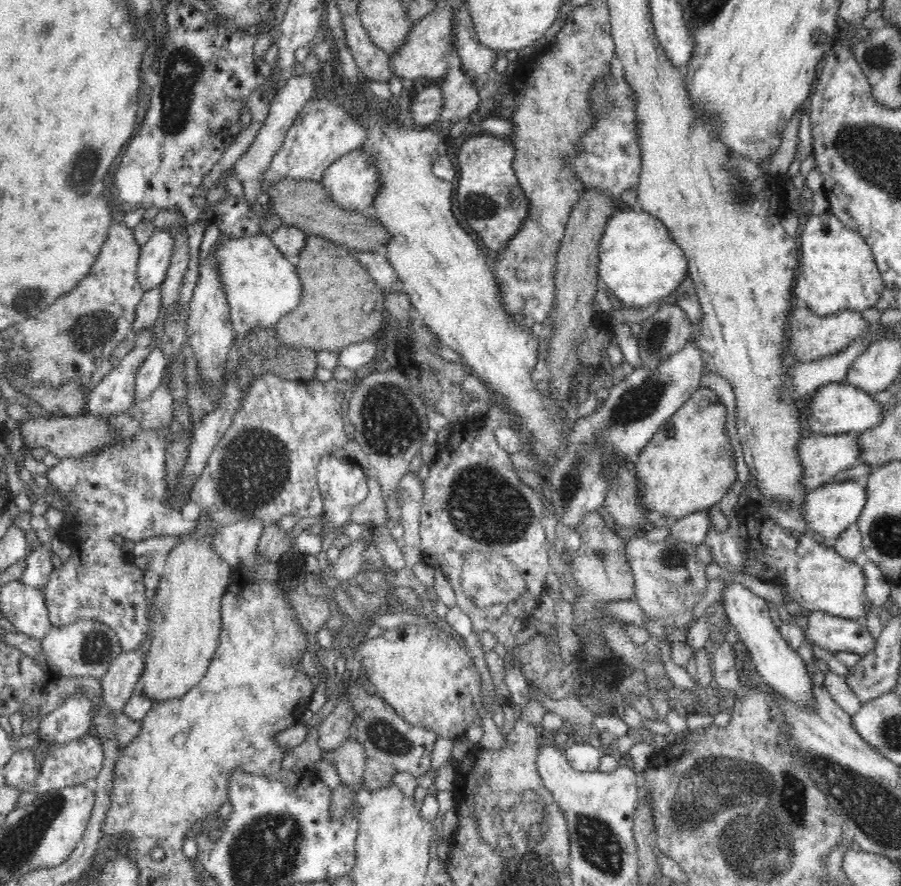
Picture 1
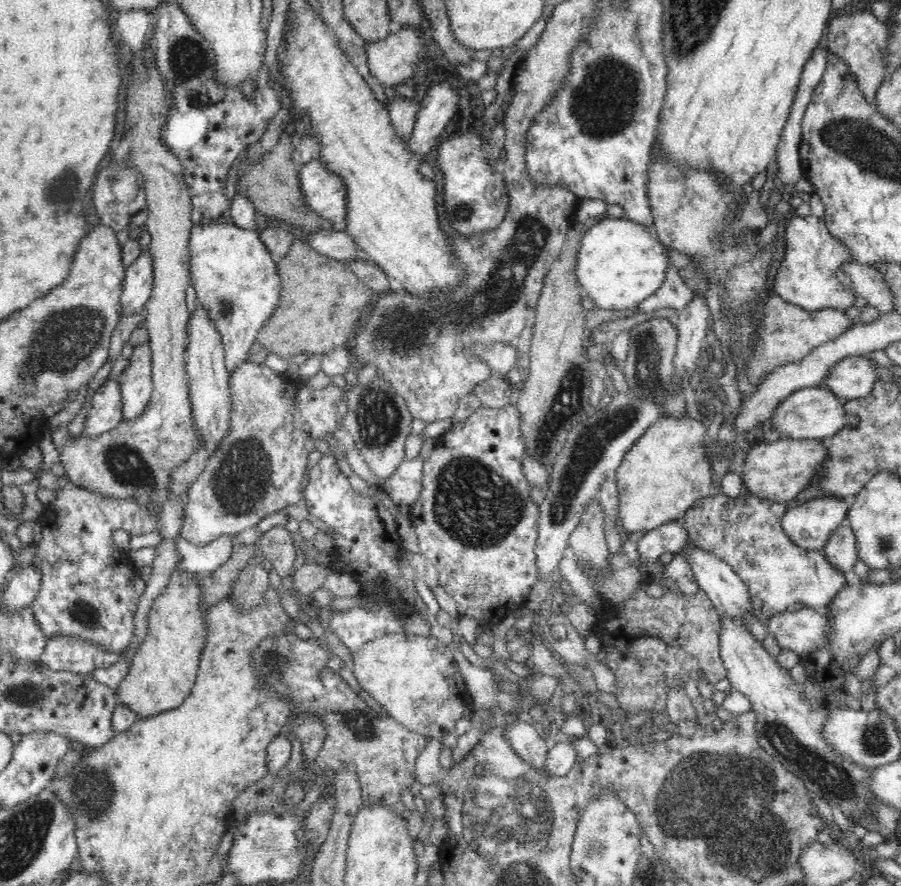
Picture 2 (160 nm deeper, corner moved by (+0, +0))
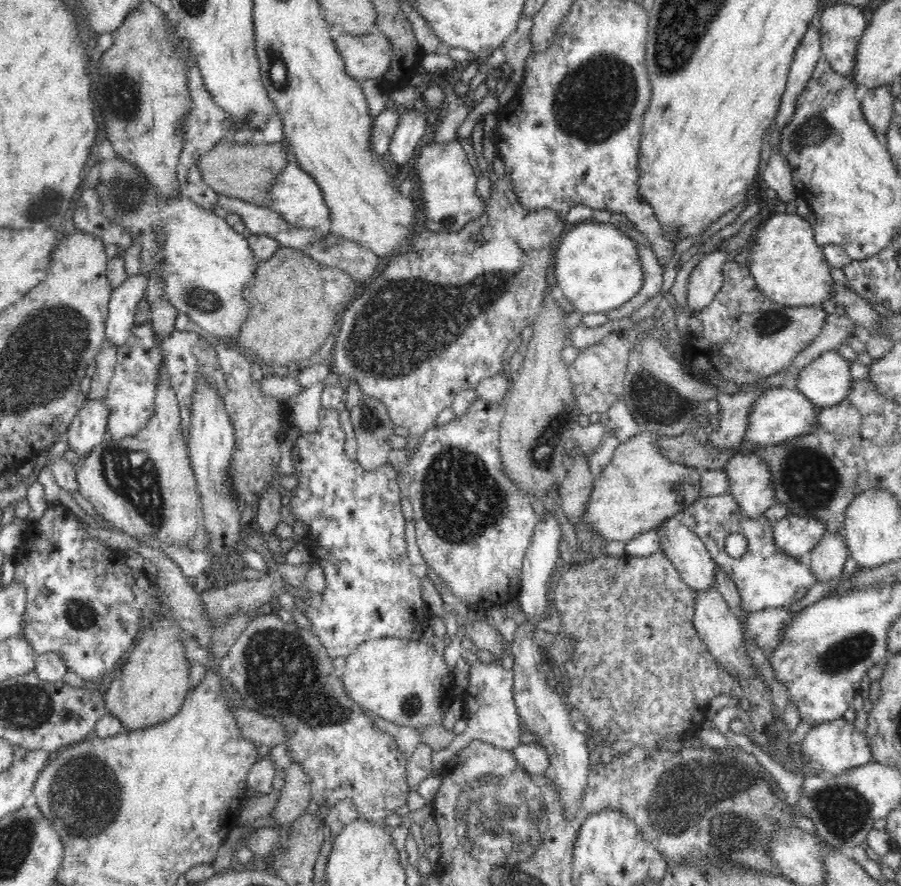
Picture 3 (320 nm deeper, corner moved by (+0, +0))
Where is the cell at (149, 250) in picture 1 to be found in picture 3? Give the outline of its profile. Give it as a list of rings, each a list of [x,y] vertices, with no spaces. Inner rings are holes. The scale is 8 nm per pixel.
[[[139,273],[126,280],[111,292],[106,317],[106,339],[114,347],[123,346],[135,327],[140,299],[146,294],[149,279]]]

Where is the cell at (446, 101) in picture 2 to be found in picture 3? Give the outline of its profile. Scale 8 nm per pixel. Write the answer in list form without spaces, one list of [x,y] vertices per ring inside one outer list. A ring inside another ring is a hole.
[[[411,108],[399,116],[396,132],[387,150],[398,165],[405,164],[414,156],[414,153],[418,153],[417,142],[420,142],[428,132],[424,113]]]

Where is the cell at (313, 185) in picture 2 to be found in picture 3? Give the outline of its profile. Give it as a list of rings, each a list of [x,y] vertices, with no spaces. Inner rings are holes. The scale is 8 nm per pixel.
[[[290,158],[286,168],[273,180],[269,208],[279,214],[288,224],[296,228],[327,228],[330,209],[326,206],[322,189],[306,171],[301,169],[295,158]]]

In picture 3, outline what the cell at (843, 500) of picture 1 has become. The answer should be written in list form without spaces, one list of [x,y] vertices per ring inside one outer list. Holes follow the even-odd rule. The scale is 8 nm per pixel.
[[[787,514],[772,525],[775,545],[792,558],[808,554],[827,532],[817,518],[795,514]]]

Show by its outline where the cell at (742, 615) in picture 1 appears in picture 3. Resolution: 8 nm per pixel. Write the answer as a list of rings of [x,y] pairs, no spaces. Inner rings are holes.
[[[679,515],[667,518],[655,529],[660,537],[661,550],[690,588],[707,591],[715,587],[718,564],[698,536],[682,524]]]

